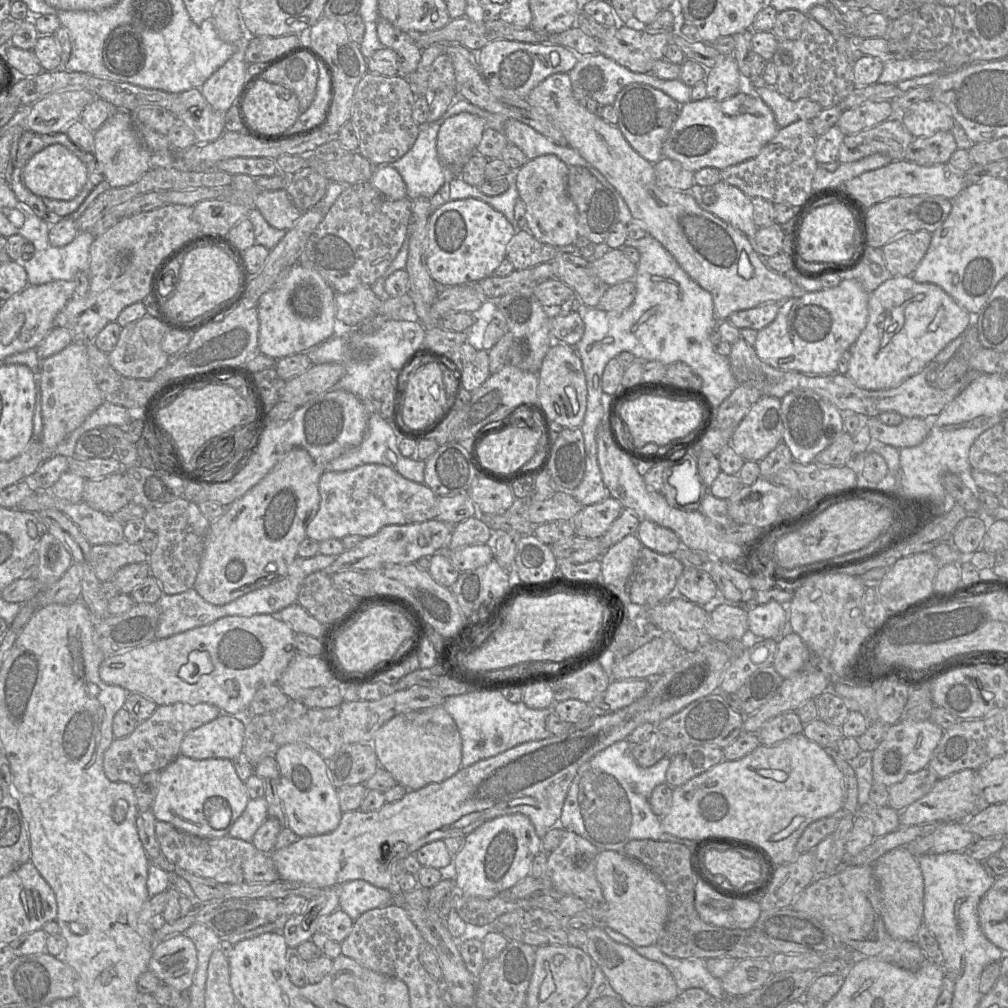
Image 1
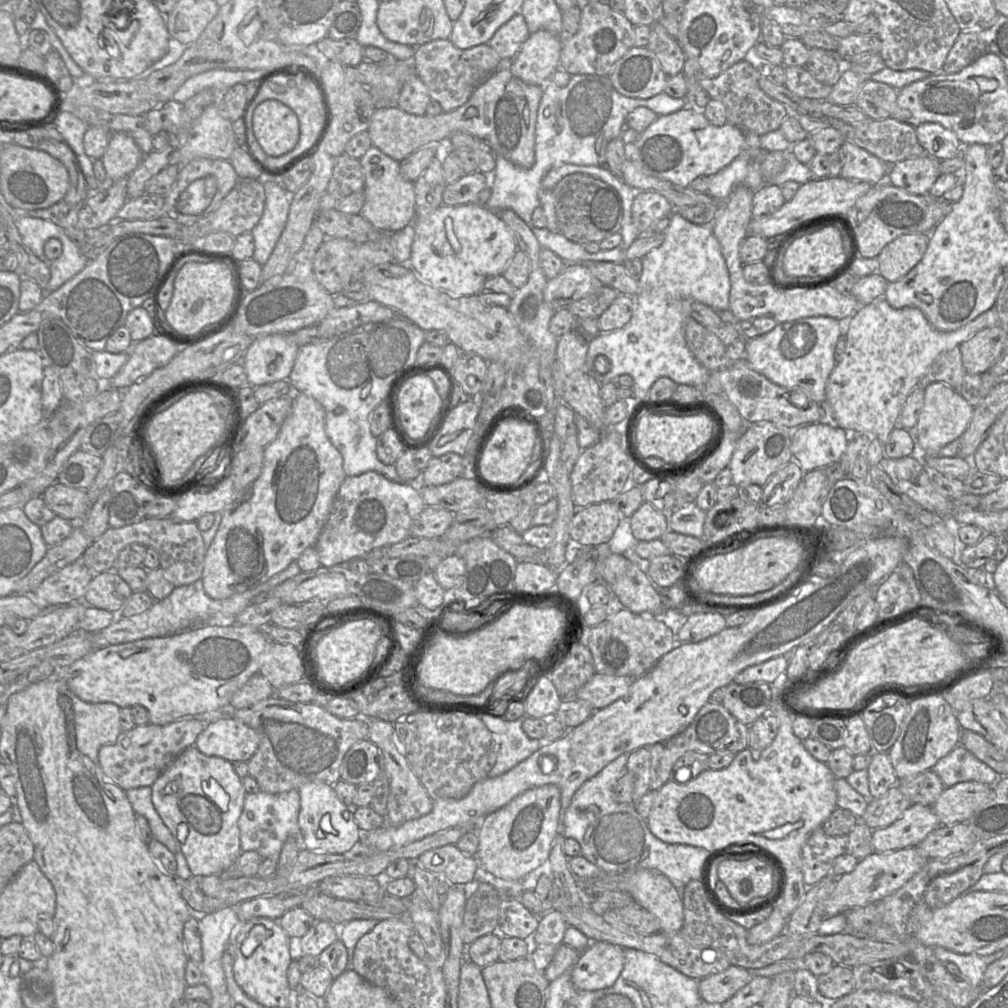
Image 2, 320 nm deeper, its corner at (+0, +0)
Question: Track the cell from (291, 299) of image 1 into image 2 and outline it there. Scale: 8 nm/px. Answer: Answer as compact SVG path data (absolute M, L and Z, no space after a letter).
M269 334L253 338L241 362L247 375L246 385L255 388L283 379L289 380L298 350L299 345L291 334Z

